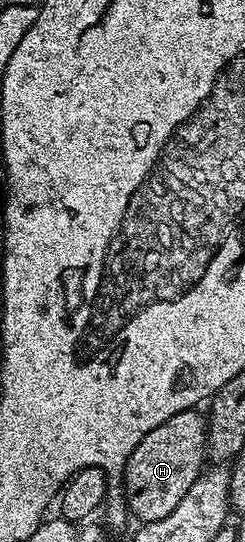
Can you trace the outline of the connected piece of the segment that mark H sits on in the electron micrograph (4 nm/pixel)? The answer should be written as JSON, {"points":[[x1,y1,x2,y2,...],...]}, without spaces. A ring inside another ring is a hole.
{"points":[[198,410,182,411,169,421,161,421,157,429,141,437,141,445,133,449,124,469,124,493,127,510,143,523,161,521,177,509,177,501,193,489,208,462,207,421],[204,462,204,463,203,463]]}

